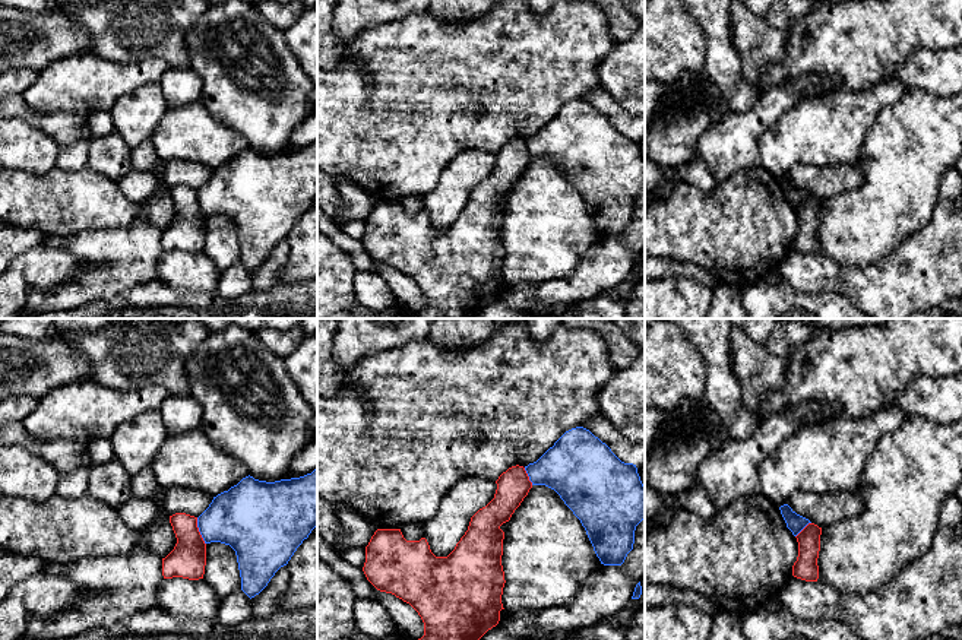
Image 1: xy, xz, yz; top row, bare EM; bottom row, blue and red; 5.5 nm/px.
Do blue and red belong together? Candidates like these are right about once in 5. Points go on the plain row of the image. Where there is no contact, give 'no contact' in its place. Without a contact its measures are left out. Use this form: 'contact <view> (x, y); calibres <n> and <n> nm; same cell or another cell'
contact xy (199, 203); calibres 340 and 200 nm; another cell

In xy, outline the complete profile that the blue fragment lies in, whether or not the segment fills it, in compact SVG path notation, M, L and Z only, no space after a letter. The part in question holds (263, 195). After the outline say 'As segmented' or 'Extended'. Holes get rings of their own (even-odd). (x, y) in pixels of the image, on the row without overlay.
M317 142L300 151L275 155L259 153L249 148L213 169L209 180L197 190L205 216L221 215L235 224L241 263L250 272L268 259L281 240L288 237L316 199Z. As segmented

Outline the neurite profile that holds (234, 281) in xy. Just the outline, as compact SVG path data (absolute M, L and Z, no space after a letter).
M241 263L221 270L216 292L222 297L232 298L253 289L250 270Z

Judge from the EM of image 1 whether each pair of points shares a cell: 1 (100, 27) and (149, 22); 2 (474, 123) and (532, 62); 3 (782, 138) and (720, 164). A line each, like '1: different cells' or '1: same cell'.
1: same cell
2: same cell
3: different cells

